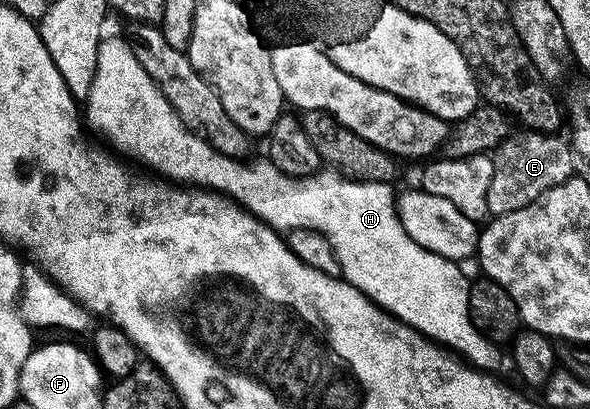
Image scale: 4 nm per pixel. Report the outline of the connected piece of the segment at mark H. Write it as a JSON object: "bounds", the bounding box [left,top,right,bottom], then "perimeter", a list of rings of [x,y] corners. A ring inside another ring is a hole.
{"bounds":[86,36,514,377],"perimeter":[[[107,36],[99,47],[99,71],[95,75],[95,86],[86,100],[86,121],[116,148],[132,155],[150,166],[160,169],[171,182],[190,187],[207,187],[209,190],[228,196],[239,202],[245,210],[263,220],[269,227],[281,233],[294,231],[319,231],[328,237],[332,250],[336,252],[337,266],[345,282],[358,288],[373,303],[379,304],[388,314],[400,322],[419,331],[433,343],[455,353],[477,371],[497,377],[503,371],[511,372],[514,364],[504,355],[499,346],[493,345],[483,331],[472,321],[470,313],[470,279],[463,275],[461,264],[438,257],[418,245],[407,233],[399,213],[398,195],[387,183],[359,183],[345,178],[339,172],[323,170],[315,176],[294,179],[282,173],[269,159],[258,163],[245,163],[232,159],[214,149],[204,138],[188,130],[177,111],[173,109],[156,82],[138,61],[135,48],[125,39]]]}

